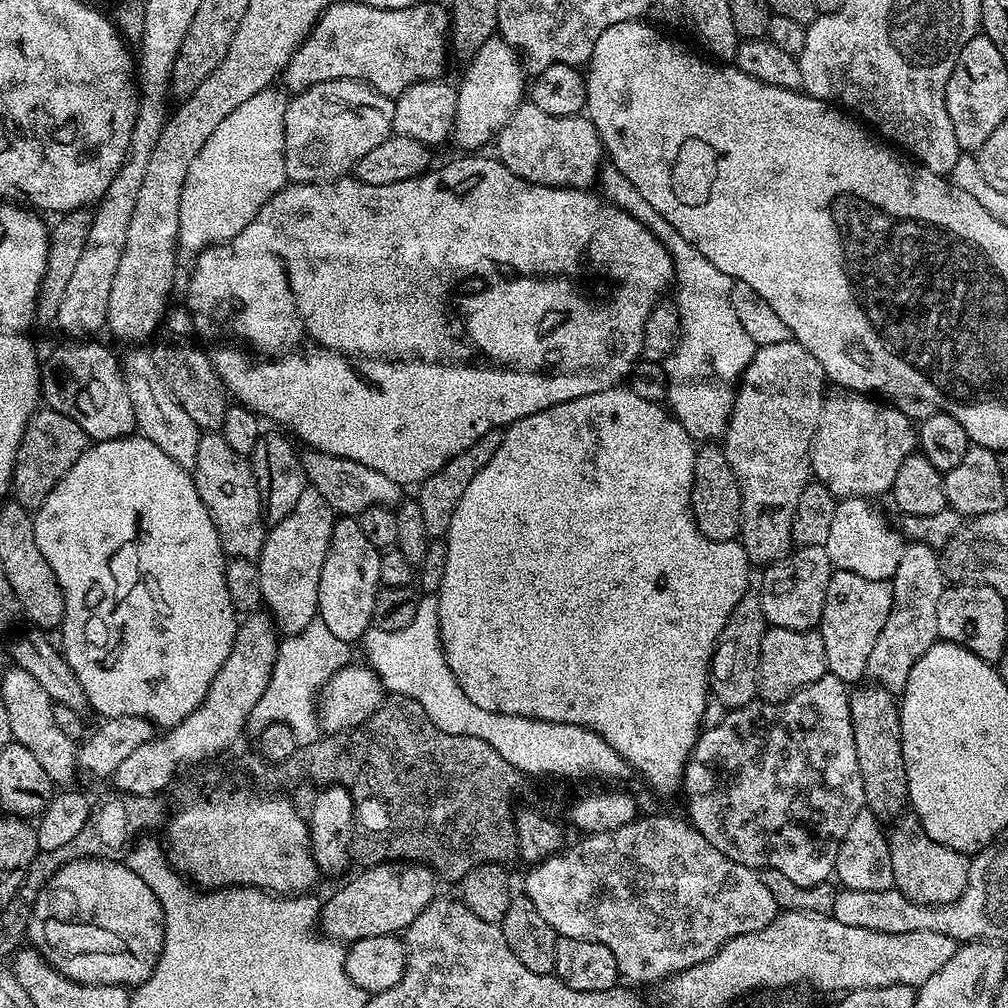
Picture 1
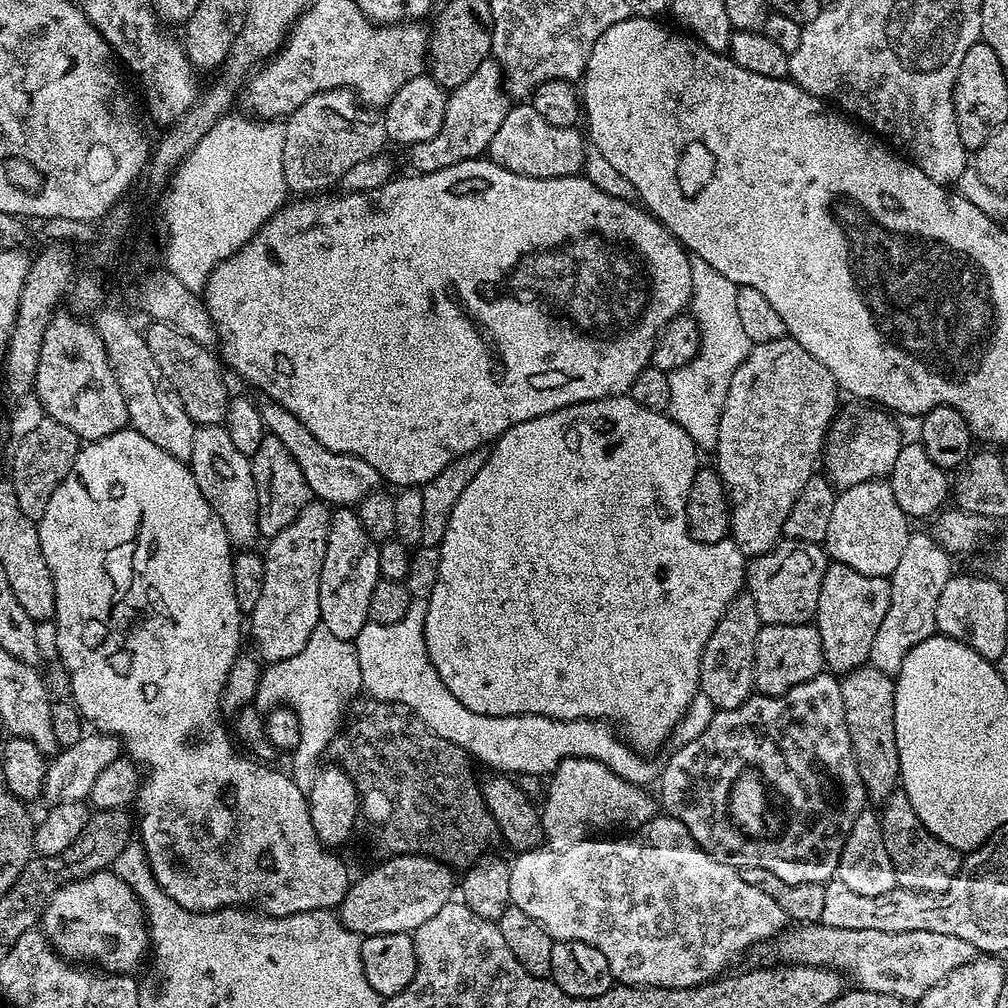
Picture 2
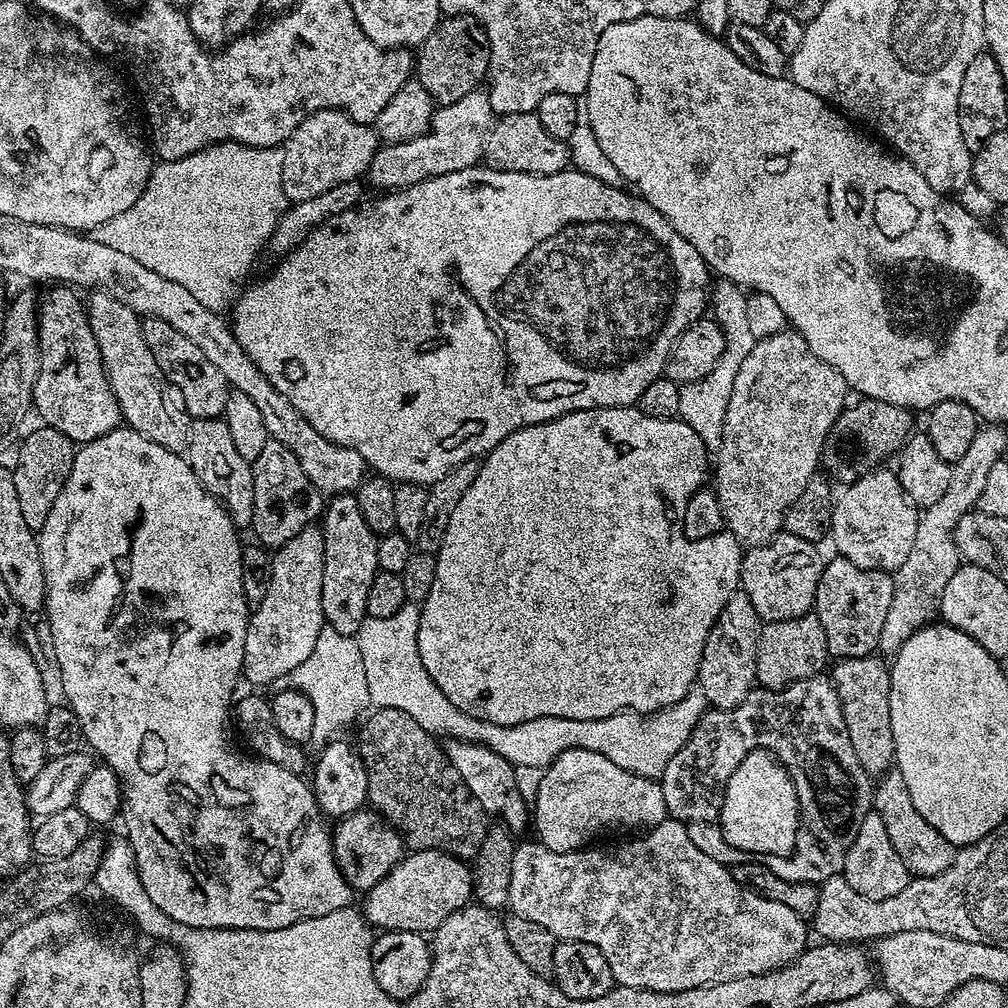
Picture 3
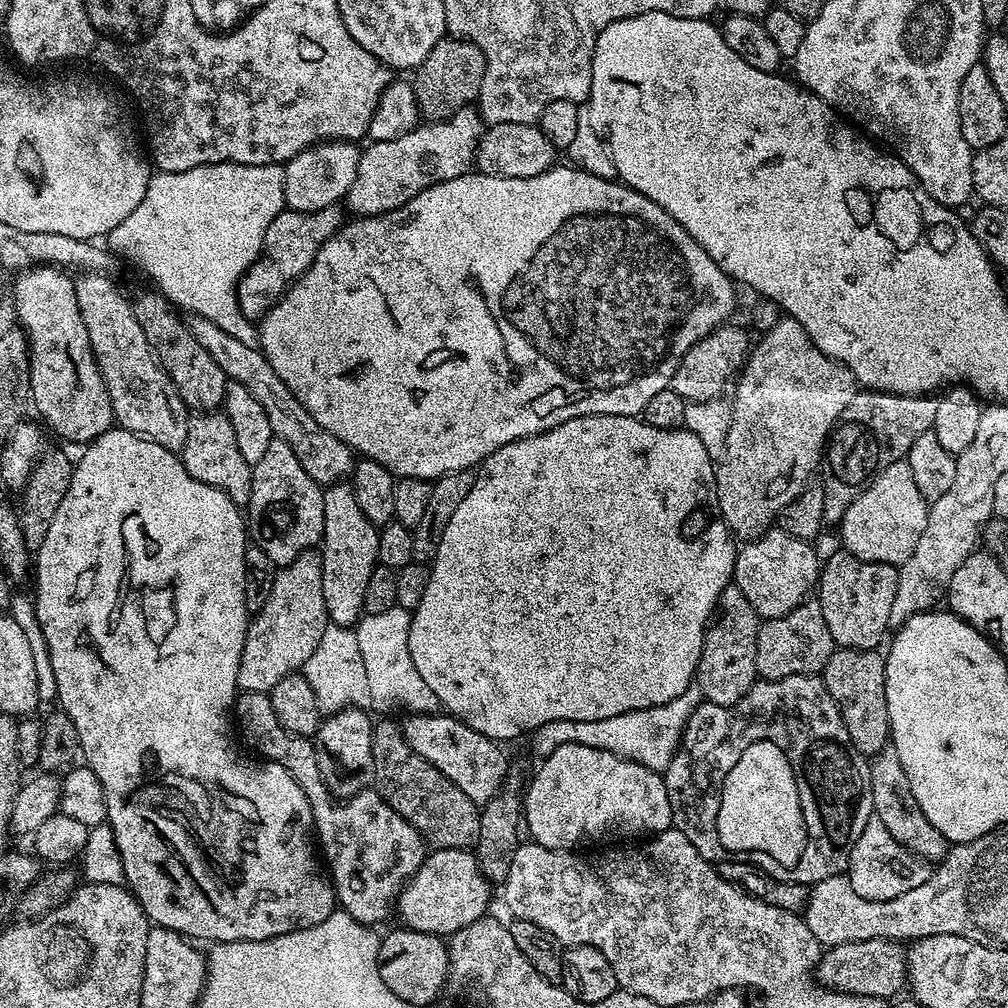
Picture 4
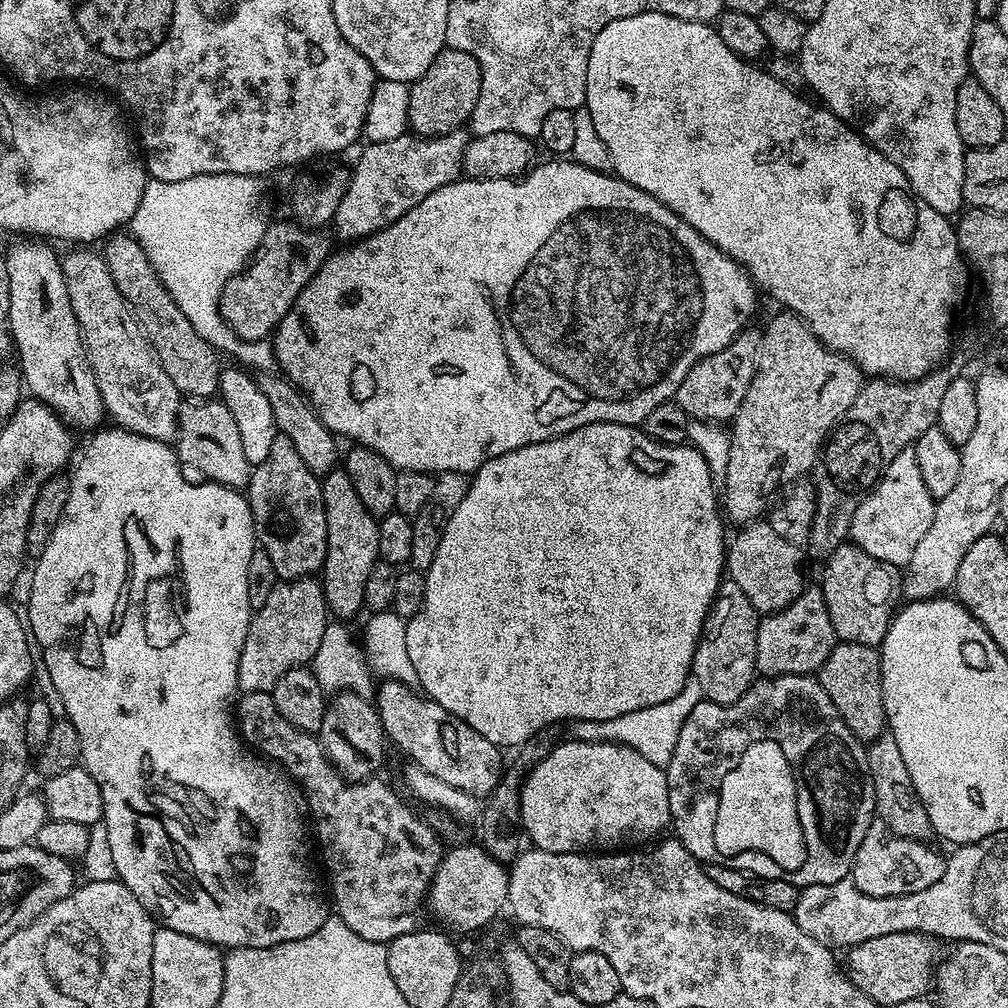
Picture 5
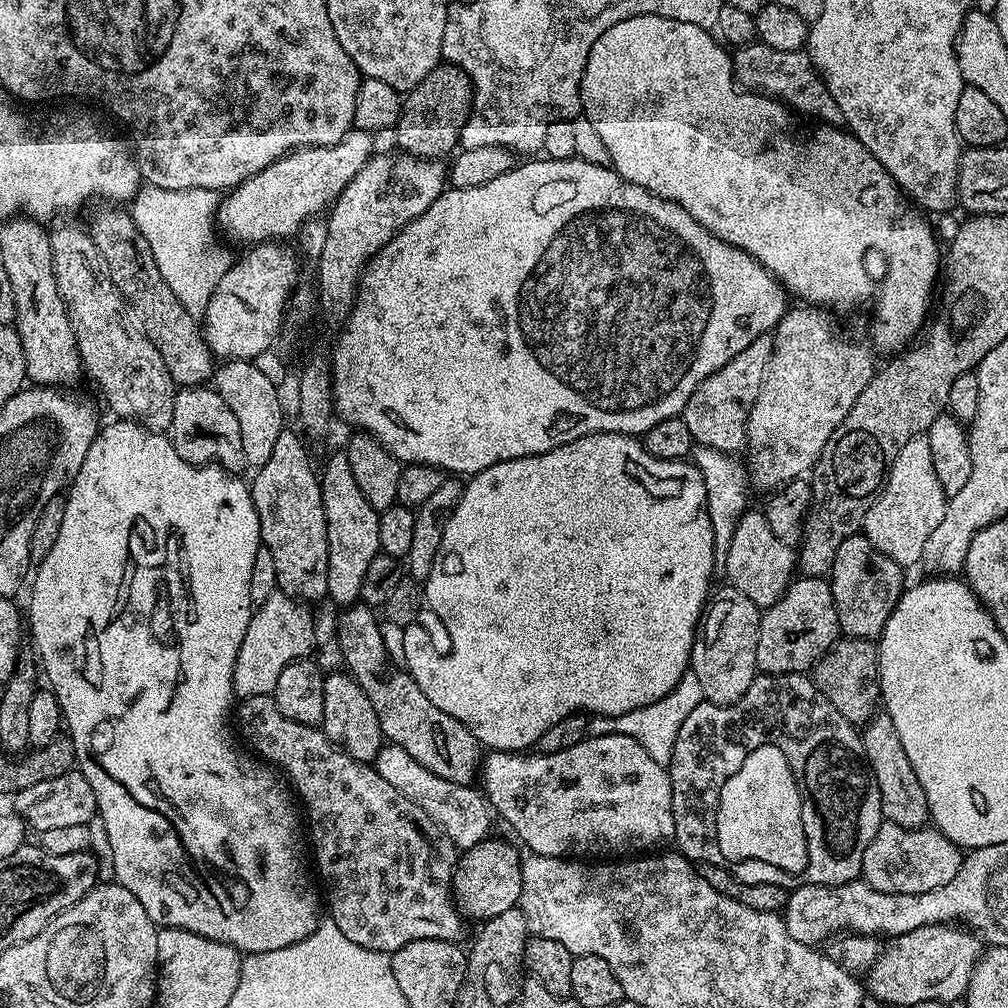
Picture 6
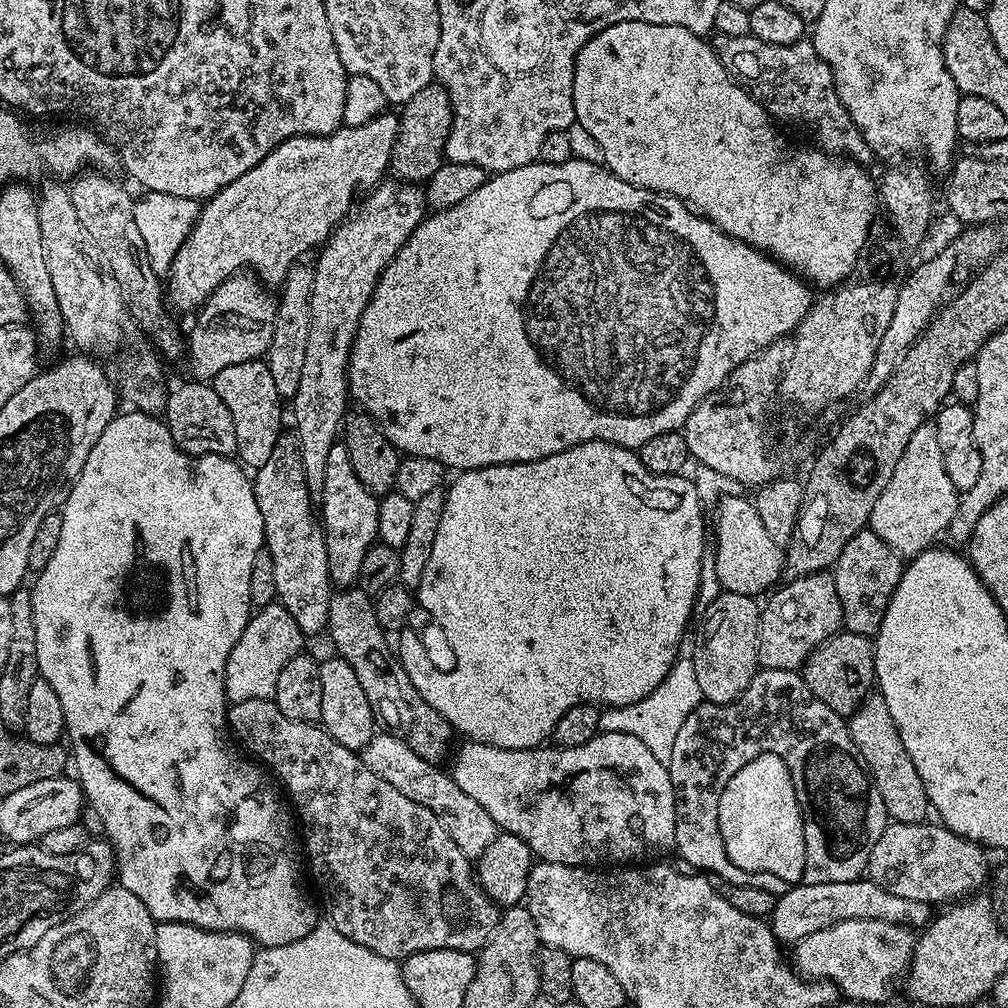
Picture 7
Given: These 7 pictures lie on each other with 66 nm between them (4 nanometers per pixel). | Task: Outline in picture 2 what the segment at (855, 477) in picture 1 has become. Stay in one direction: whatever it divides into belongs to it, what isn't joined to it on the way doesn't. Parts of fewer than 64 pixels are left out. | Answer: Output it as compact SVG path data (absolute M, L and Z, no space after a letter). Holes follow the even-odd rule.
M876 406L856 407L860 408L853 412L841 411L832 421L822 449L823 471L827 479L840 490L858 486L858 482L887 477L894 466L894 458L898 458L902 443L900 428L891 420L893 417L887 411Z

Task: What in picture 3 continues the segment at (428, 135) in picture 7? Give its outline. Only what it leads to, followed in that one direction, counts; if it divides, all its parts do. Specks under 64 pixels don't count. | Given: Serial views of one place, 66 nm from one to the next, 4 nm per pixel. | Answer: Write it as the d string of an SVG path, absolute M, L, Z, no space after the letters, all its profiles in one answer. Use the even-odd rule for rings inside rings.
M444 16L419 46L414 60L414 76L432 95L433 101L443 106L458 102L458 98L466 98L466 94L477 91L485 83L489 66L490 42L484 27L473 16Z

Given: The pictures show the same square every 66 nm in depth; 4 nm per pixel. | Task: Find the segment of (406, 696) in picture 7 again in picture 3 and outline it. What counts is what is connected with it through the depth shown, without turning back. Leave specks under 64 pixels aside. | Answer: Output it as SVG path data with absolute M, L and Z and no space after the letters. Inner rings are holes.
M449 739L446 744L446 755L454 770L458 770L460 780L468 787L472 797L482 806L482 810L489 817L497 816L499 823L513 834L519 834L530 824L530 804L524 801L520 793L520 784L516 781L517 769L500 754L494 754L481 744L469 740Z

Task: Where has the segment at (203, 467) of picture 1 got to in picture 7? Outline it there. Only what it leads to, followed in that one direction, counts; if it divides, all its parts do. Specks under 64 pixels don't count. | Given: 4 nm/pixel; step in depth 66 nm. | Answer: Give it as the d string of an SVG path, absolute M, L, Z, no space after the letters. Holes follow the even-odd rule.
M191 382L181 388L172 388L168 393L168 404L165 406L162 419L168 425L174 442L190 456L236 456L238 438L234 434L234 418L226 410L226 402L218 398L211 383Z

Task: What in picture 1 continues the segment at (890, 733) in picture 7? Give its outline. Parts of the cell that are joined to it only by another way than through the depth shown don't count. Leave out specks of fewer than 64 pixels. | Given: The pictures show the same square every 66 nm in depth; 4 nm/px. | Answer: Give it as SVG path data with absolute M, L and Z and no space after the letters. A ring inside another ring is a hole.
M914 814L901 815L891 828L888 849L895 888L916 904L943 906L956 901L966 886L969 857L950 846L942 846L942 842L934 842L934 838L924 832L920 819Z

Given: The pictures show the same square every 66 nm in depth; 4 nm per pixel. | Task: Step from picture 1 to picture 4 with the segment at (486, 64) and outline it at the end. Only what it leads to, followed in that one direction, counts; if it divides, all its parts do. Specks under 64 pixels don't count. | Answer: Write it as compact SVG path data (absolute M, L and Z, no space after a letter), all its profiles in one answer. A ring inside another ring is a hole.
M469 106L458 110L449 120L433 120L421 123L413 132L402 134L402 138L371 141L367 145L369 148L364 148L360 153L354 184L350 186L346 197L347 211L357 217L380 216L384 212L389 212L406 202L410 202L410 198L414 198L422 190L426 190L438 182L446 182L450 178L465 176L473 167L476 159L476 147L480 137L484 135L485 127L479 111L475 107Z

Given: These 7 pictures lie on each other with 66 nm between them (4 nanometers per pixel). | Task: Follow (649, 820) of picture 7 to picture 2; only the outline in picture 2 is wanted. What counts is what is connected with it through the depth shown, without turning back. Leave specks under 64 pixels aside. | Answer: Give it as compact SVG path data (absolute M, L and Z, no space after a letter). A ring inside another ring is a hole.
M570 757L563 760L547 781L548 793L542 803L542 819L544 821L544 839L549 848L565 848L574 846L583 840L591 840L601 834L628 834L633 830L646 826L658 815L658 800L648 793L647 787L626 782L626 778L618 778L614 770L602 766L602 762L594 762L586 758Z

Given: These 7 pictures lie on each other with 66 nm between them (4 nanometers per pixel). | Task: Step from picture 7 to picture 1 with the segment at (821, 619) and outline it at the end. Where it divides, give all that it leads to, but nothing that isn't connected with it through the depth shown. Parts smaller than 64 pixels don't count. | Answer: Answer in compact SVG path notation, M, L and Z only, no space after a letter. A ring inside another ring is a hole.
M765 627L762 650L758 658L758 682L756 690L761 701L781 704L798 690L818 682L826 675L826 650L822 646L819 631L786 630L785 628Z

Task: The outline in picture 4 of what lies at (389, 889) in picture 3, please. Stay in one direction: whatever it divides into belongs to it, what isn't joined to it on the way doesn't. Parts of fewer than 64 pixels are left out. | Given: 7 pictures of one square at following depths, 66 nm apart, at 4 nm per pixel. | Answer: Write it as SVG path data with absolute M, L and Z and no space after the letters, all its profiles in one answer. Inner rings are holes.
M439 848L431 851L401 889L396 899L400 922L413 932L439 937L452 935L464 925L487 915L492 885L482 874L473 851L463 848Z

